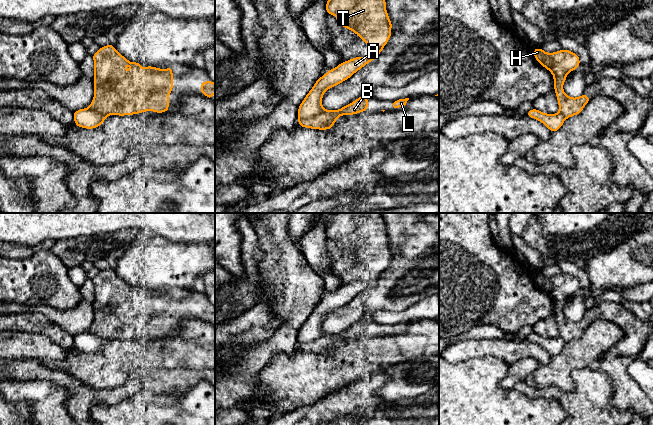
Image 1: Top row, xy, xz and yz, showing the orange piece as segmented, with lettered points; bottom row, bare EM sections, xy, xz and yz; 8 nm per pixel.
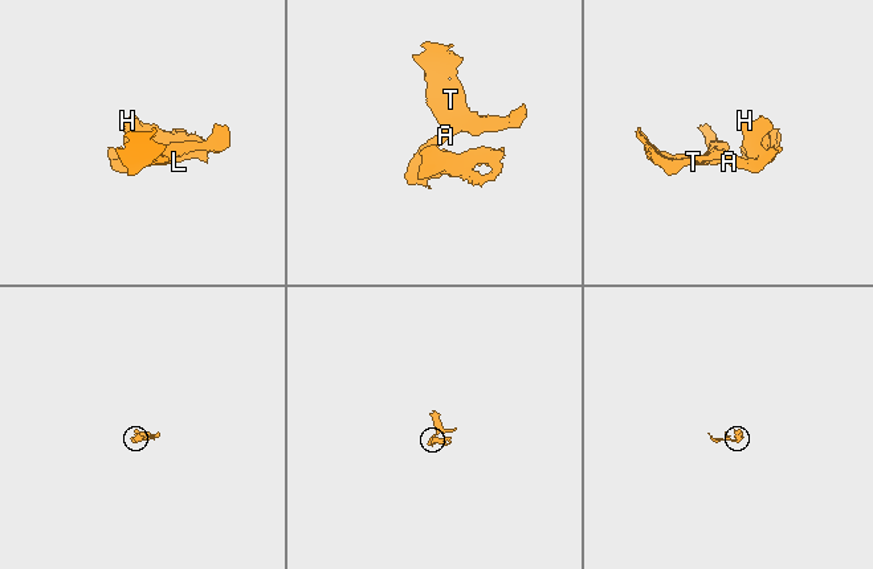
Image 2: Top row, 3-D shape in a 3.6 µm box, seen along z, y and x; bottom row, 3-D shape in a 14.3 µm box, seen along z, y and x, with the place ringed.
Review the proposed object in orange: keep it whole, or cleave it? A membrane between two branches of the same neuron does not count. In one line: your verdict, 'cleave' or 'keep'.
cleave

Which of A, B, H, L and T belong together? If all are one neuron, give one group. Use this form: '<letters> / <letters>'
A T / B H L

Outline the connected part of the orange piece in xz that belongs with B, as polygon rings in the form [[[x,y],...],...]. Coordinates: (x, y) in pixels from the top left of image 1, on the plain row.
[[[362,319],[341,333],[325,334],[310,342],[298,344],[298,349],[310,353],[329,354],[340,340],[355,339],[363,335],[368,335],[368,324],[368,320]]]

